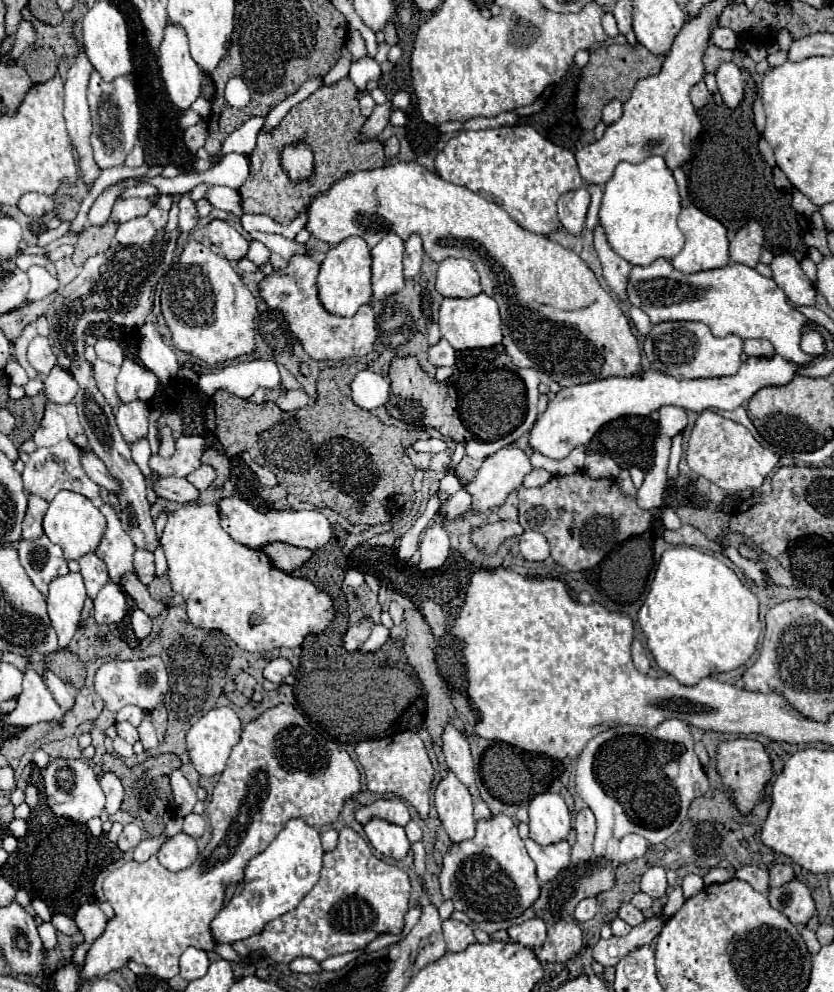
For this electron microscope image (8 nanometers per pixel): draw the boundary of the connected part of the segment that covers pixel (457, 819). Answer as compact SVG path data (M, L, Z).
M448 771L448 775L436 785L434 801L438 817L452 841L466 841L474 837L474 799L452 771Z

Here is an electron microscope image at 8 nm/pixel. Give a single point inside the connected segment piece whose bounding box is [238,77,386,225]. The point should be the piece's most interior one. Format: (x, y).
(330, 120)

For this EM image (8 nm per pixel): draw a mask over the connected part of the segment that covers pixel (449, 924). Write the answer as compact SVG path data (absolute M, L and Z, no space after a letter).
M446 919L442 923L442 931L444 931L446 947L448 947L450 953L464 951L468 945L472 945L476 941L474 933L472 933L472 927L462 923L462 921L456 921L456 919Z

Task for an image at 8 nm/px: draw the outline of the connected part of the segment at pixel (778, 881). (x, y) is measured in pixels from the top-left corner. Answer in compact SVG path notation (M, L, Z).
M774 865L770 869L770 887L780 887L794 879L794 869L790 865Z

